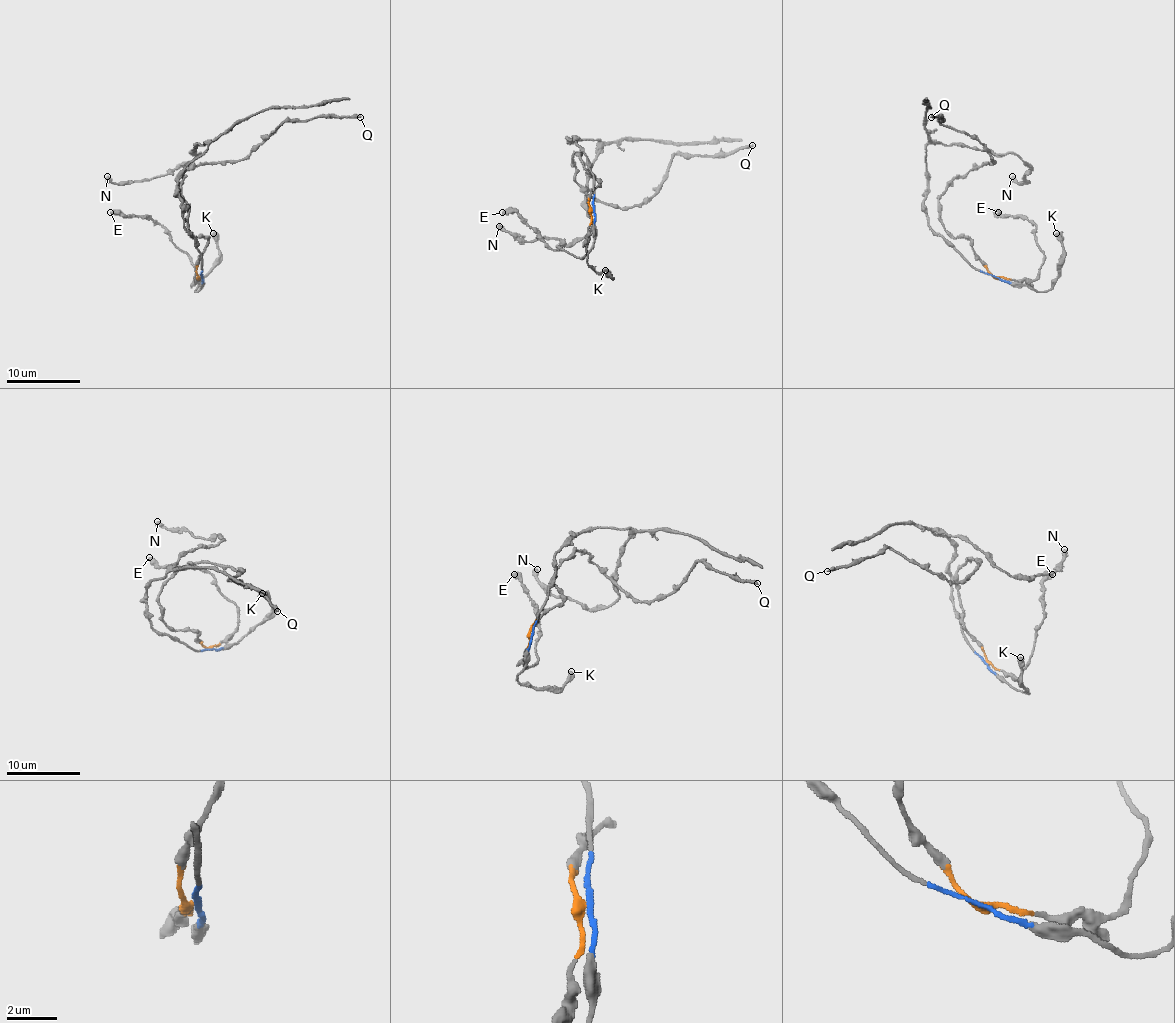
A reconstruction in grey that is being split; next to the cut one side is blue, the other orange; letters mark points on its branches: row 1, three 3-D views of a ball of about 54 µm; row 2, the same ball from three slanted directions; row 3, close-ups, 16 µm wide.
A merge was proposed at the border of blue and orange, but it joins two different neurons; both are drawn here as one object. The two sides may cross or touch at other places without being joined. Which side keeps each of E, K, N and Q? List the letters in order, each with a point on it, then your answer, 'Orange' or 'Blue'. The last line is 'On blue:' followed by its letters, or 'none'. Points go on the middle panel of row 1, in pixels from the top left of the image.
E: Place: (502, 212). Orange
K: Place: (605, 270). Blue
N: Place: (499, 226). Blue
Q: Place: (752, 145). Orange
On blue: K, N

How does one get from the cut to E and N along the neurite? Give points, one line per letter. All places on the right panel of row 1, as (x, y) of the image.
E: (995, 277), (1032, 280), (1043, 258), (1032, 223), (997, 214), (999, 212)
N: (995, 277), (975, 269), (929, 225), (925, 148), (960, 144), (1014, 153), (1030, 168), (1027, 181), (1012, 175)

